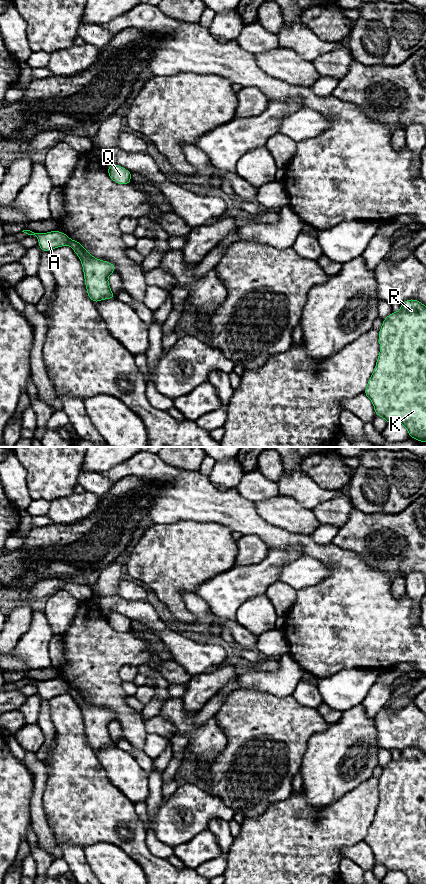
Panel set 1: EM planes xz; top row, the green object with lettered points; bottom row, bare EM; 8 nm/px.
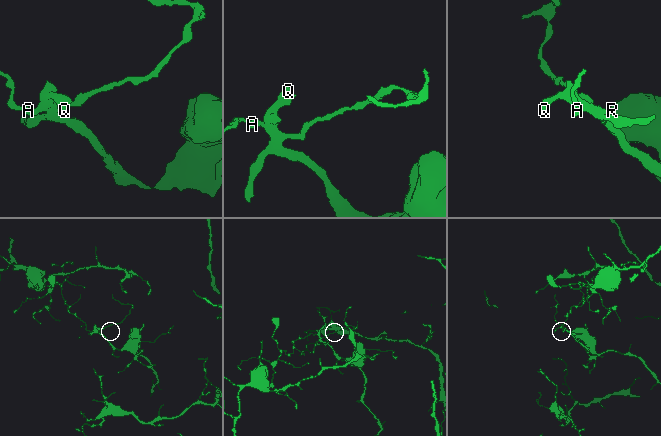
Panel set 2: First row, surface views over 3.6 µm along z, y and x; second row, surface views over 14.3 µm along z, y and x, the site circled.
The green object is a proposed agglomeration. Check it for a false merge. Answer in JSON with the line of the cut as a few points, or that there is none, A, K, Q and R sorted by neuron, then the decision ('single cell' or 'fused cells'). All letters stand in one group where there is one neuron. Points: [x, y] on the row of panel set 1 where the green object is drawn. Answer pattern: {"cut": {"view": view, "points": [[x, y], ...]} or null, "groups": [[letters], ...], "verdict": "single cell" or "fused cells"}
{"cut": {"view": "xz", "points": [[69, 239], [67, 244]]}, "groups": [["A"], ["K", "Q", "R"]], "verdict": "fused cells"}

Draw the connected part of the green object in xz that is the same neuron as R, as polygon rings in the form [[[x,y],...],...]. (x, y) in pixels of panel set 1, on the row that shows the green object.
[[[415,299],[402,302],[398,312],[392,312],[383,320],[382,327],[379,330],[379,344],[380,353],[364,394],[372,401],[375,415],[383,417],[387,423],[401,423],[407,428],[409,437],[423,443],[426,441],[426,306]]]

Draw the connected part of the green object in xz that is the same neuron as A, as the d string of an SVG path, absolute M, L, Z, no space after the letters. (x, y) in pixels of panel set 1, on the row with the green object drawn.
M23 230L22 232L28 235L35 235L38 238L41 251L51 251L55 248L68 245L69 241L68 235L58 230L48 233L34 233L30 230Z

